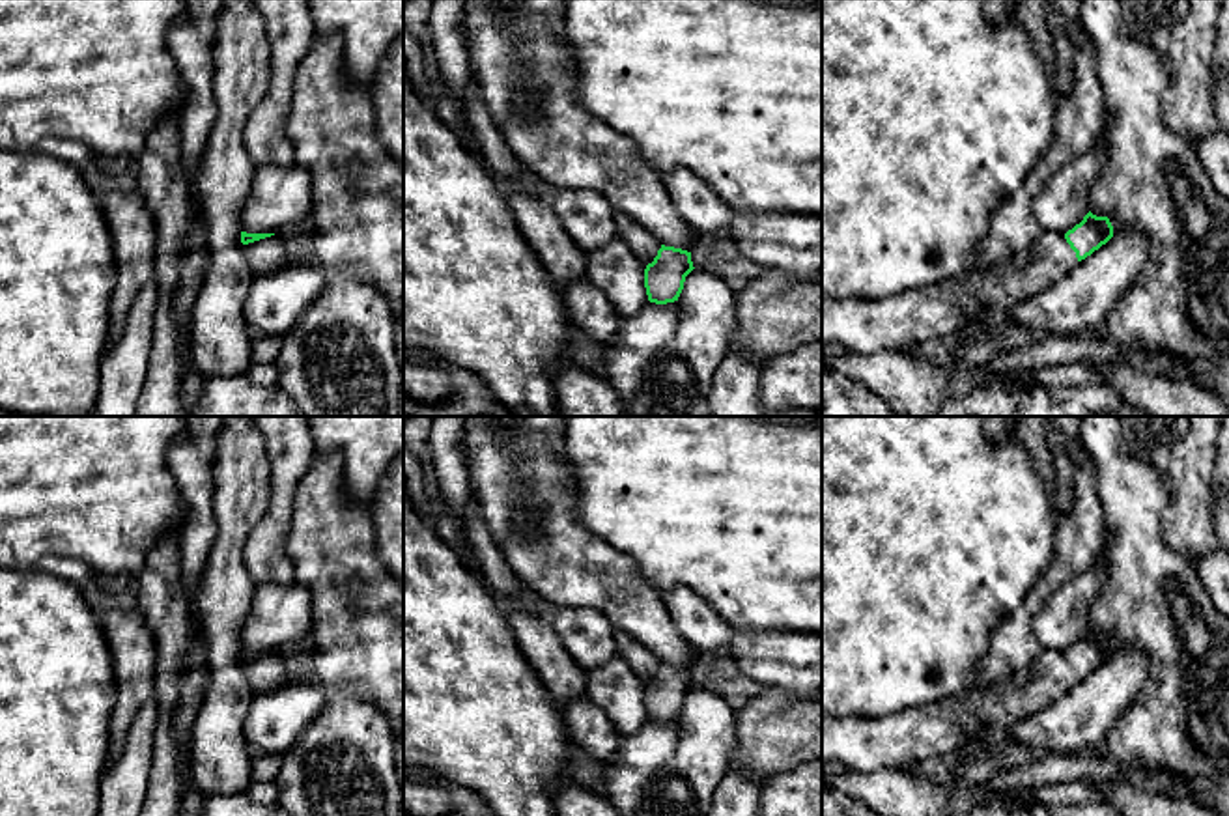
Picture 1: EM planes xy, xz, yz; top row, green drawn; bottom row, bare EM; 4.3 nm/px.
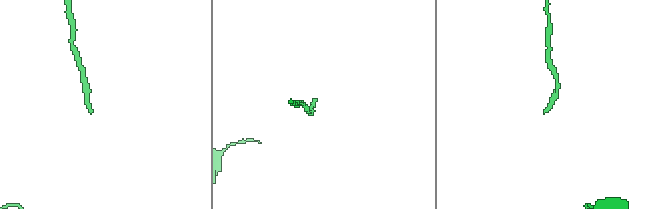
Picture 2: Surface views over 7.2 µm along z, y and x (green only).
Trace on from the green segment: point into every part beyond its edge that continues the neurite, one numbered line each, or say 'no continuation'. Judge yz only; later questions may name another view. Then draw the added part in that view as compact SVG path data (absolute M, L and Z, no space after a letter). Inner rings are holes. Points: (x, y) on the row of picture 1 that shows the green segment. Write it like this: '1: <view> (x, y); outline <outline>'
1: yz (910, 318); outline M1042 232L1029 250L1007 263L893 297L822 297L822 347L841 344L852 353L923 345L964 331L988 310L1010 308L1061 280L1078 263L1065 233Z

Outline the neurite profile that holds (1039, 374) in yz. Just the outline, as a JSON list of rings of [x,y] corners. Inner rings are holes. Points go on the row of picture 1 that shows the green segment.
[[[1072,362],[999,373],[994,377],[992,385],[1007,387],[1010,381],[1020,381],[1024,377],[1035,379],[1040,387],[1076,387],[1106,383],[1102,373],[1091,368],[1087,362]]]

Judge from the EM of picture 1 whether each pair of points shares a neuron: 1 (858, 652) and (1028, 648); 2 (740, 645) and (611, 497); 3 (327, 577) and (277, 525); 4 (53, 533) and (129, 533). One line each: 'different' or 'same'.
1: different
2: different
3: different
4: same

